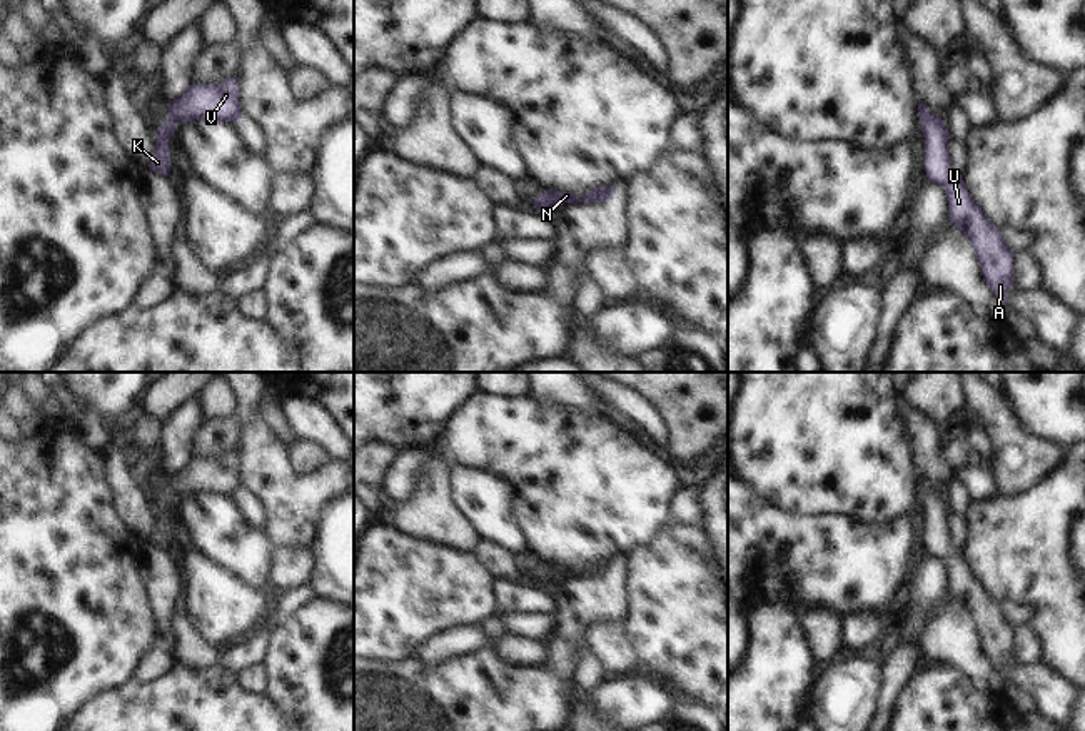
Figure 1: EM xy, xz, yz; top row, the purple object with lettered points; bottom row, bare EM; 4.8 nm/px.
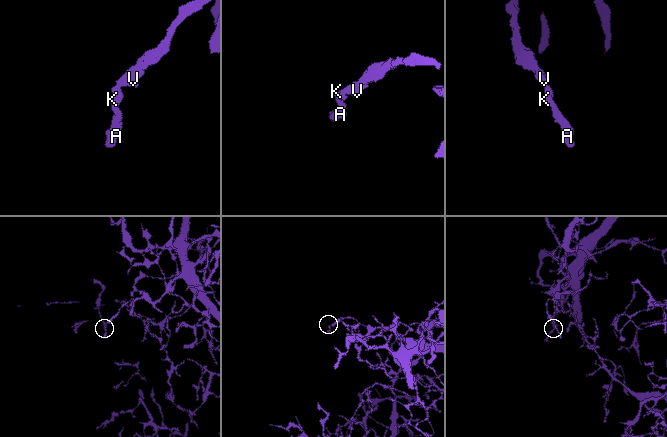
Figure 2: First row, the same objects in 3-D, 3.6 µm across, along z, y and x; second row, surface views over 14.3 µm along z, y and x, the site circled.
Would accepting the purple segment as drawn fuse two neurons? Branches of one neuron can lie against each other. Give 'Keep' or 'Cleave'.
Keep.

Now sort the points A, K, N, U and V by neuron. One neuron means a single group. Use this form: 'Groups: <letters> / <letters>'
Groups: A K N U V.

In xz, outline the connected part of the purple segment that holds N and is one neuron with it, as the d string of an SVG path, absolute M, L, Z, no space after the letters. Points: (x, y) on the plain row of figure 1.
M599 559L596 562L591 562L591 564L586 566L584 572L578 572L571 566L564 566L564 564L558 564L558 562L548 562L548 564L544 564L542 569L539 569L534 574L534 581L536 581L537 586L548 586L553 579L558 579L561 576L568 576L568 577L606 576L613 569L616 569L616 561L614 559Z

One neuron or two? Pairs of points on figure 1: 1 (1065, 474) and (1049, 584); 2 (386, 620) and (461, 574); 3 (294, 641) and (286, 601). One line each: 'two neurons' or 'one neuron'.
1: one neuron
2: one neuron
3: two neurons

